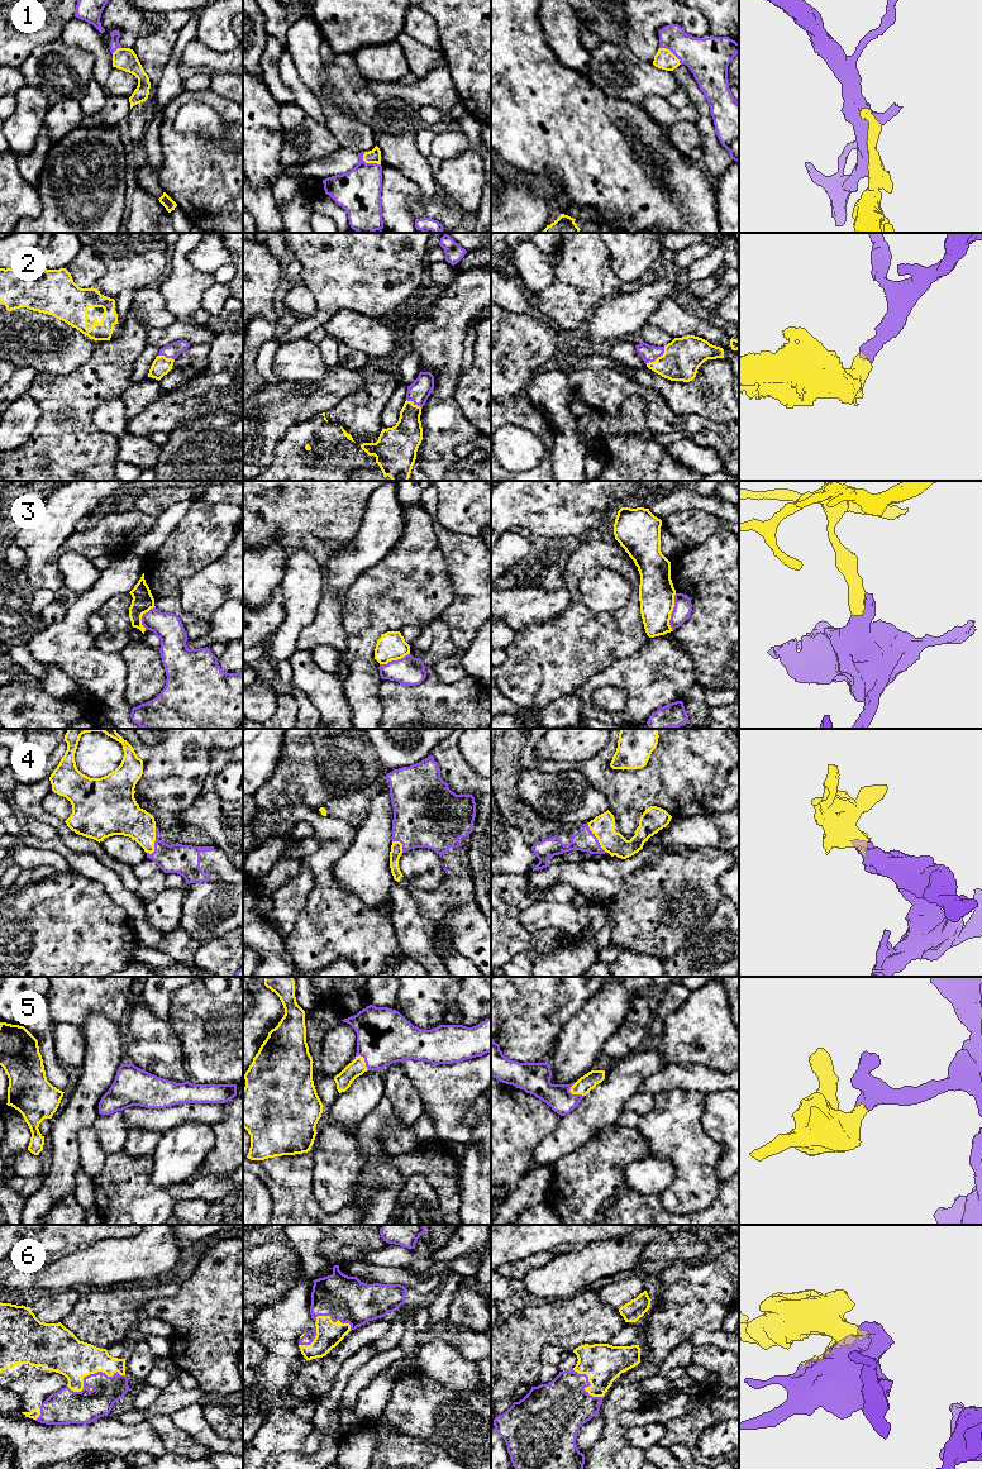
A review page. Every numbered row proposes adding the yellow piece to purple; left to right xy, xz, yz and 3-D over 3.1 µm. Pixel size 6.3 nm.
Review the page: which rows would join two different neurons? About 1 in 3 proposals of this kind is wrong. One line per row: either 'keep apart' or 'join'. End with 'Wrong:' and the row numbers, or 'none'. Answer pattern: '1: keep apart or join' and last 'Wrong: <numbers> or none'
1: join
2: join
3: keep apart
4: join
5: join
6: join
Wrong: 3

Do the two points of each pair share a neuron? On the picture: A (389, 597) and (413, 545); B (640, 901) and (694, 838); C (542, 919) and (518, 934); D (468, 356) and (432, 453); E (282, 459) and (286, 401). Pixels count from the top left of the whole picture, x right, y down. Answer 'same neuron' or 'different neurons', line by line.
A: same neuron
B: different neurons
C: different neurons
D: different neurons
E: different neurons

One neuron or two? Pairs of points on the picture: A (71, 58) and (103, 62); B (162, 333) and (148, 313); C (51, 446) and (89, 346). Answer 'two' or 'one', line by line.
A: two
B: two
C: two

